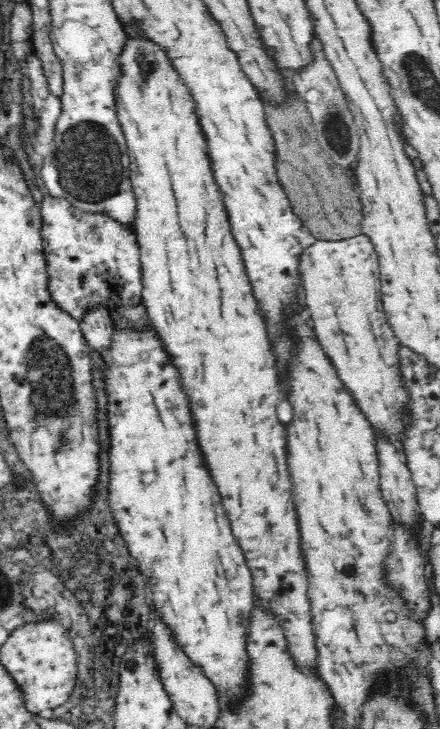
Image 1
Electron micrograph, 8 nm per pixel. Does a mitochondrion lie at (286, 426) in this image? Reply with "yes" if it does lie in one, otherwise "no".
no

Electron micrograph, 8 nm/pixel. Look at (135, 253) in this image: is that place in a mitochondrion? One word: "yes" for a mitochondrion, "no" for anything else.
no

